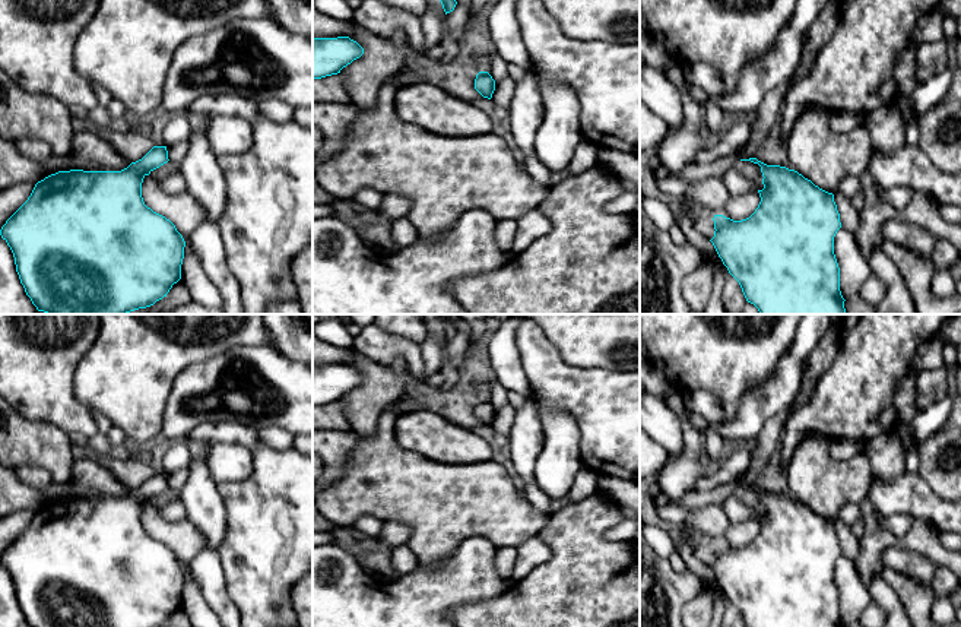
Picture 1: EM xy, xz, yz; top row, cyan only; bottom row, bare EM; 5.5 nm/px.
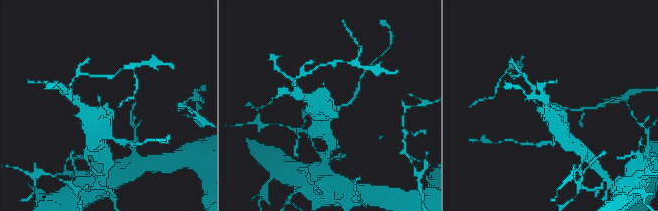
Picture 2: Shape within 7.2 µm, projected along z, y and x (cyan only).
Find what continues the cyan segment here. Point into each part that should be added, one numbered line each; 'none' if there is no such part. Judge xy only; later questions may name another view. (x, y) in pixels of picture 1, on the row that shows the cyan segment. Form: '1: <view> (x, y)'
none

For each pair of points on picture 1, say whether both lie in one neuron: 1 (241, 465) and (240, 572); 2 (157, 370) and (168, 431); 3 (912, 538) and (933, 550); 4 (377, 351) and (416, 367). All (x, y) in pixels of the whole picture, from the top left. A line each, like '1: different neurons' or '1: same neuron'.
1: different neurons
2: different neurons
3: same neuron
4: same neuron

